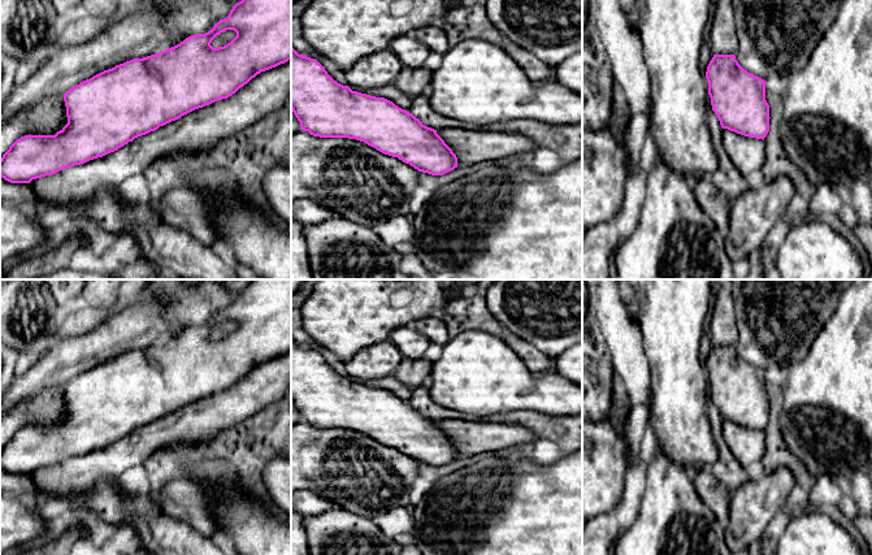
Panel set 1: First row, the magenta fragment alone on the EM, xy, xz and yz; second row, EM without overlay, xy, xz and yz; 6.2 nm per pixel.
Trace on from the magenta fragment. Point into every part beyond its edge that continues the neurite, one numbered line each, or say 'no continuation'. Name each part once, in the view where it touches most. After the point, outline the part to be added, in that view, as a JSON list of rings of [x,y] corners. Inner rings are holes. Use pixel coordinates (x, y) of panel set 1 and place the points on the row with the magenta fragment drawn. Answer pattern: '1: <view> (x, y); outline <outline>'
1: xy (270, 90); outline [[[291,60],[261,71],[227,99],[217,100],[195,109],[175,121],[160,126],[155,131],[135,138],[114,152],[81,165],[66,168],[52,175],[32,179],[30,186],[35,194],[35,205],[30,213],[36,222],[42,224],[43,214],[48,209],[71,209],[96,192],[118,188],[127,178],[144,174],[147,168],[161,156],[173,155],[179,151],[195,153],[199,149],[212,147],[237,131],[242,131],[257,122],[261,117],[283,108],[290,101]]]

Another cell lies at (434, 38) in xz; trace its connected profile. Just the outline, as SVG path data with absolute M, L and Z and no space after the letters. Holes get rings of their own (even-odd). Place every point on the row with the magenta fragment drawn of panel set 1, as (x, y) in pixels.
M428 25L413 30L411 35L429 47L431 52L444 55L450 48L448 39L441 27Z

